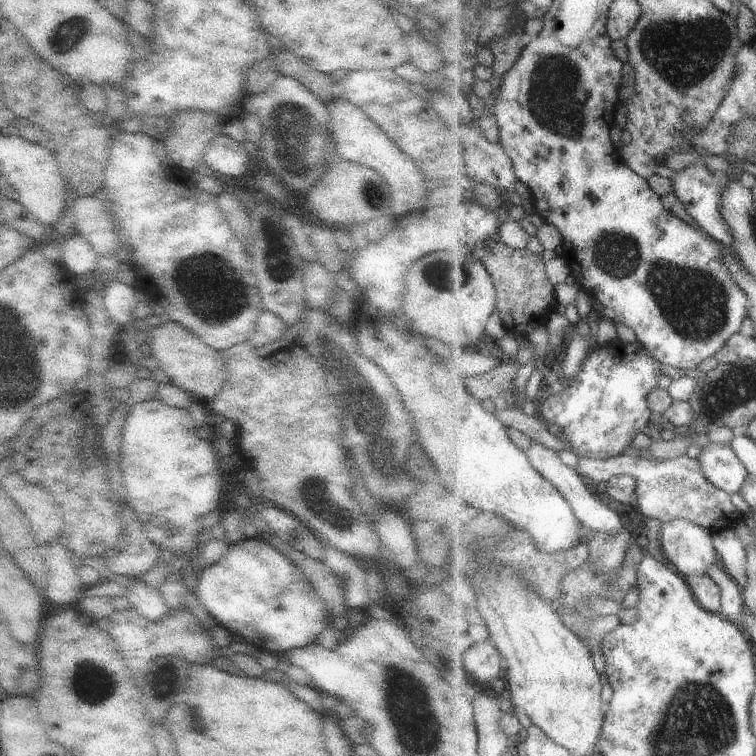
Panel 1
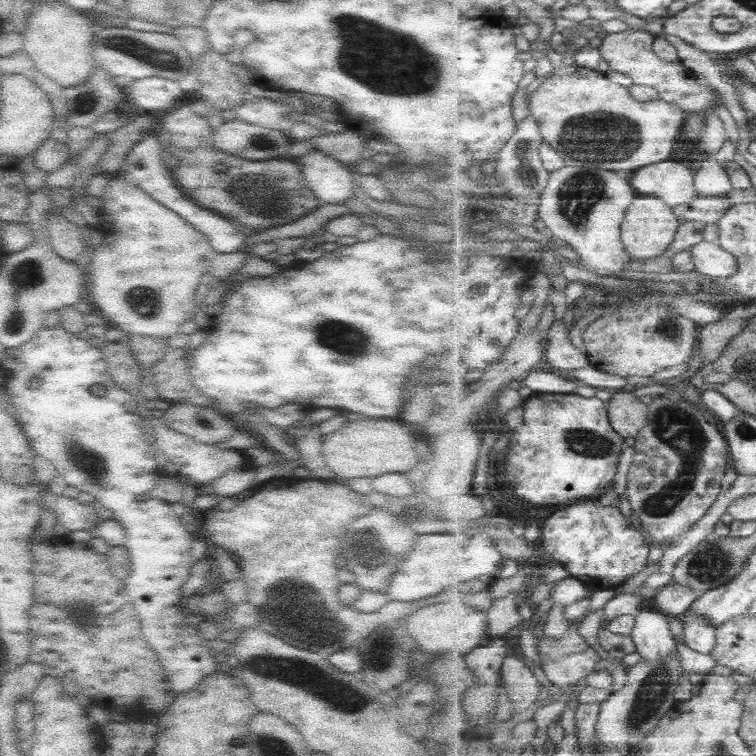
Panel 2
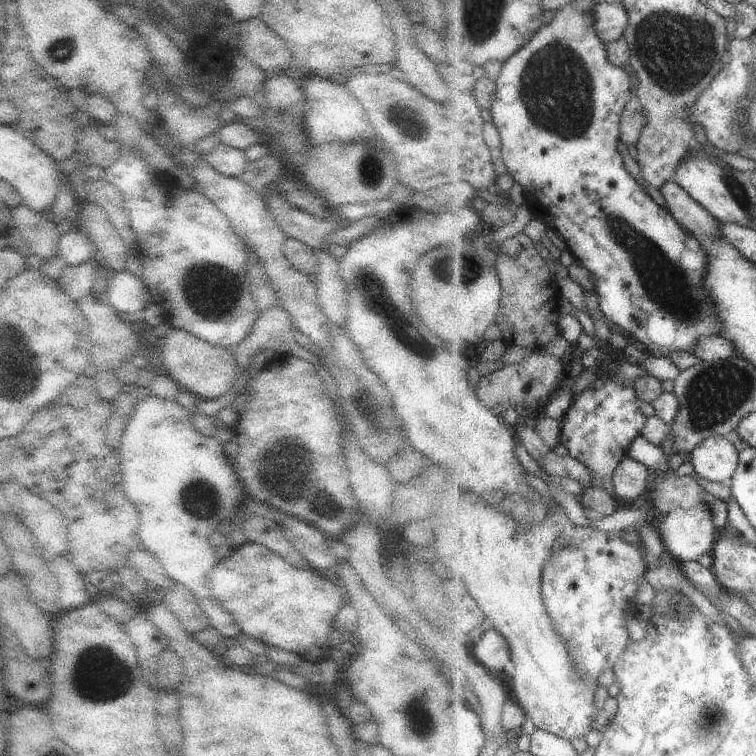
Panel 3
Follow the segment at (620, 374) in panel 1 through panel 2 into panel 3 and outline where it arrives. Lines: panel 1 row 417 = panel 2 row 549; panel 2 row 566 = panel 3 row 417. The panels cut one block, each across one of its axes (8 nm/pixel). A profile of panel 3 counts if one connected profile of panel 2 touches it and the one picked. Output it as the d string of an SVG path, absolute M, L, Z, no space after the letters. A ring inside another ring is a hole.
M612 377L597 378L591 388L583 390L575 398L560 422L560 443L575 460L589 469L591 486L605 490L613 501L618 497L614 489L614 473L628 455L632 442L641 435L648 419L645 412L639 411L641 400L634 382L621 383Z

